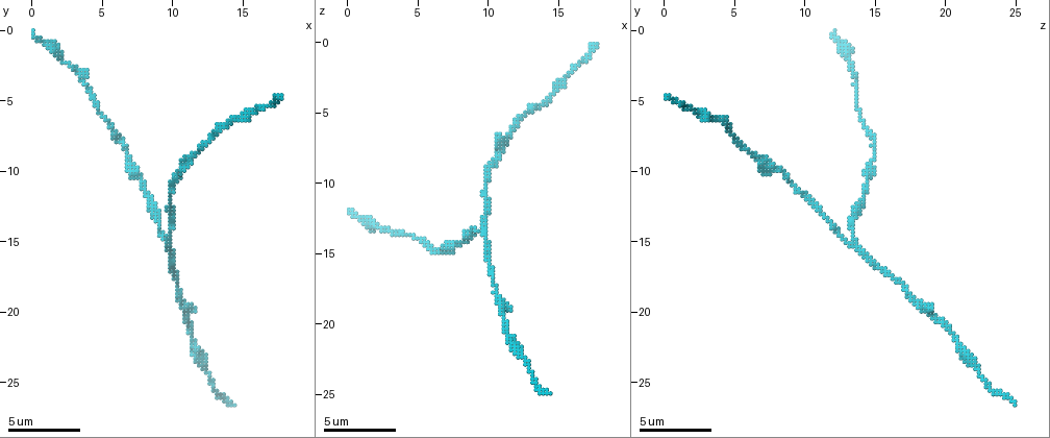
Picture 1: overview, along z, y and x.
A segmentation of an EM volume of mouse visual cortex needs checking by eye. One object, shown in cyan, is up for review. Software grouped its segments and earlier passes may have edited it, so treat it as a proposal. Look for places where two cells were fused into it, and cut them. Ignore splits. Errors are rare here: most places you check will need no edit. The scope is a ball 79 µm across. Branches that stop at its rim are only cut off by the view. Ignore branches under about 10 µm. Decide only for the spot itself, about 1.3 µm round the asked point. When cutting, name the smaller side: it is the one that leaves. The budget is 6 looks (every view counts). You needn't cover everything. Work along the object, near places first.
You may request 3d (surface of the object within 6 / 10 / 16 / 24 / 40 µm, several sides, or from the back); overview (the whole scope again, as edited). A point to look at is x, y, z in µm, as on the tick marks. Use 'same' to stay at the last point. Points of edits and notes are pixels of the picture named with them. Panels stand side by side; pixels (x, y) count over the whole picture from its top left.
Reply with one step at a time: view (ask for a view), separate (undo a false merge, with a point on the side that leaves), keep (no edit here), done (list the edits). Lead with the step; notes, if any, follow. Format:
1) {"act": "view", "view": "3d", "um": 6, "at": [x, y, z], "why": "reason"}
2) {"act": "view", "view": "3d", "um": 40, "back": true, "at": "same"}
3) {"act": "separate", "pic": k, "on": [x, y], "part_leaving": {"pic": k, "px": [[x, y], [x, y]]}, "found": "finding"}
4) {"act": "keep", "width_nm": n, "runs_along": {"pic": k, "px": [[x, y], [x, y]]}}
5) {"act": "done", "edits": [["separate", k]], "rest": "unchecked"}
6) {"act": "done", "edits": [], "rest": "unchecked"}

{"act": "view", "view": "3d", "um": 10, "at": [9.8, 15.4, 13.4], "why": "two arms in line, one across"}

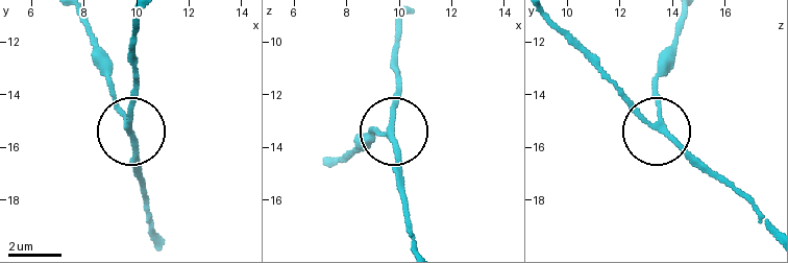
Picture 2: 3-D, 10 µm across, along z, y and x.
{"act": "keep", "width_nm": 170, "runs_along": {"pic": 2, "px": [[391, 127], [395, 80]]}, "found": "continuous, no second cell"}

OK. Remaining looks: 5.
{"act": "view", "view": "3d", "um": 6, "at": [11.6, 22.4, 21.0], "why": "sudden change in width"}

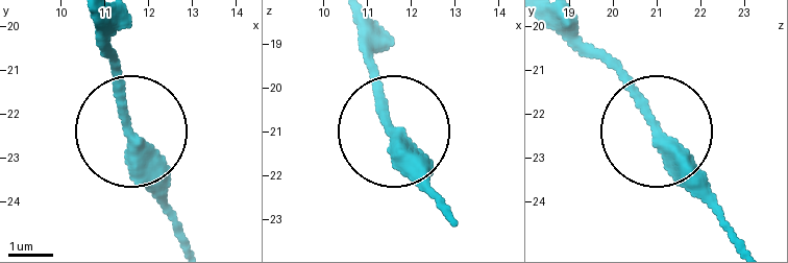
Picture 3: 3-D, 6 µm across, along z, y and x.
{"act": "keep", "runs_along": {"pic": 3, "px": [[96, 24], [137, 182], [178, 234]]}, "found": "one cell here"}

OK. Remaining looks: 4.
{"act": "view", "view": "3d", "um": 10, "at": [7.0, 9.2, 14.8], "why": "thick turns thin"}

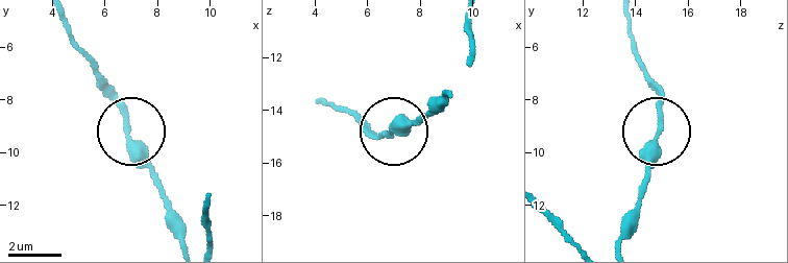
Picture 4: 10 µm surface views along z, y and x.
{"act": "view", "view": "3d", "um": 6, "at": [6.8, 9.1, 14.9], "why": "zoom in"}

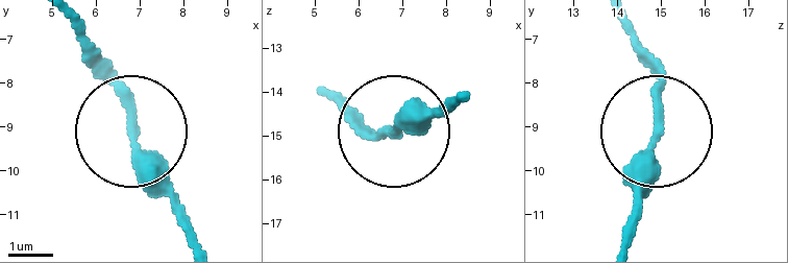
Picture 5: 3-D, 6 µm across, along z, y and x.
{"act": "keep", "runs_along": {"pic": 5, "px": [[464, 97], [393, 135], [351, 116]]}, "found": "continuous, no second cell"}

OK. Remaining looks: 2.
{"act": "done", "edits": [], "rest": "unchecked"}

